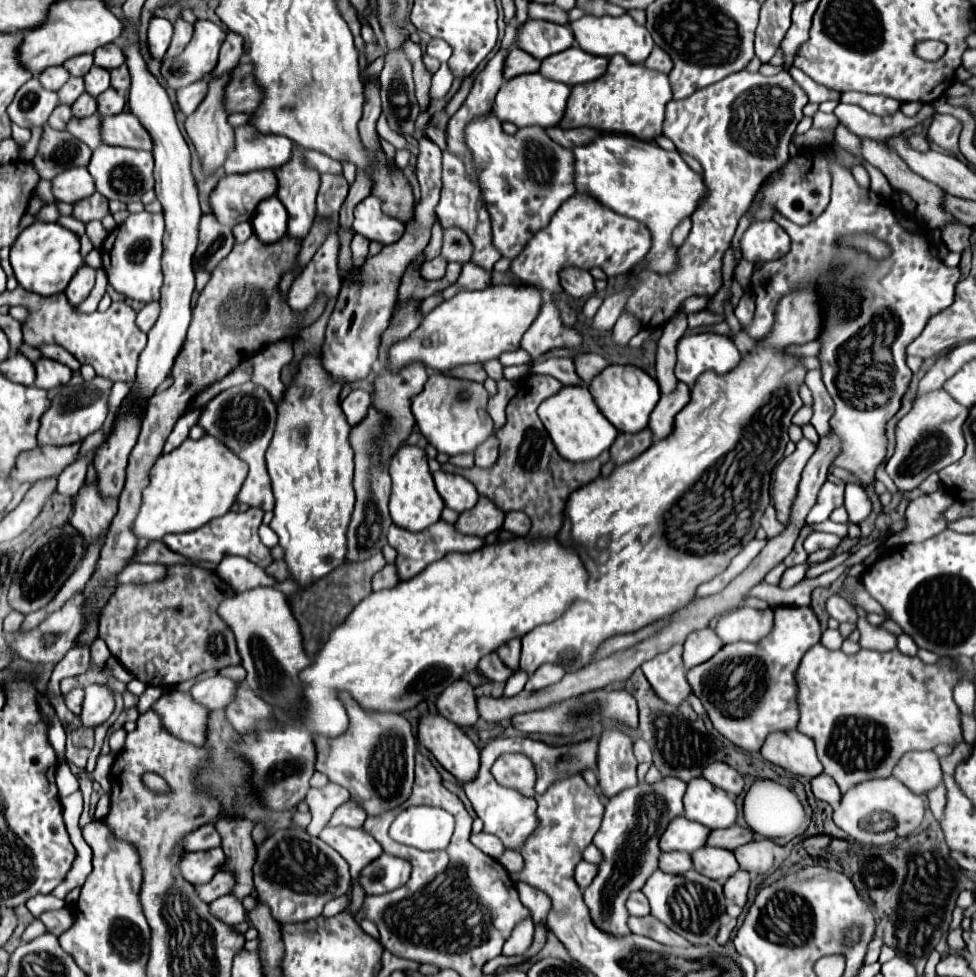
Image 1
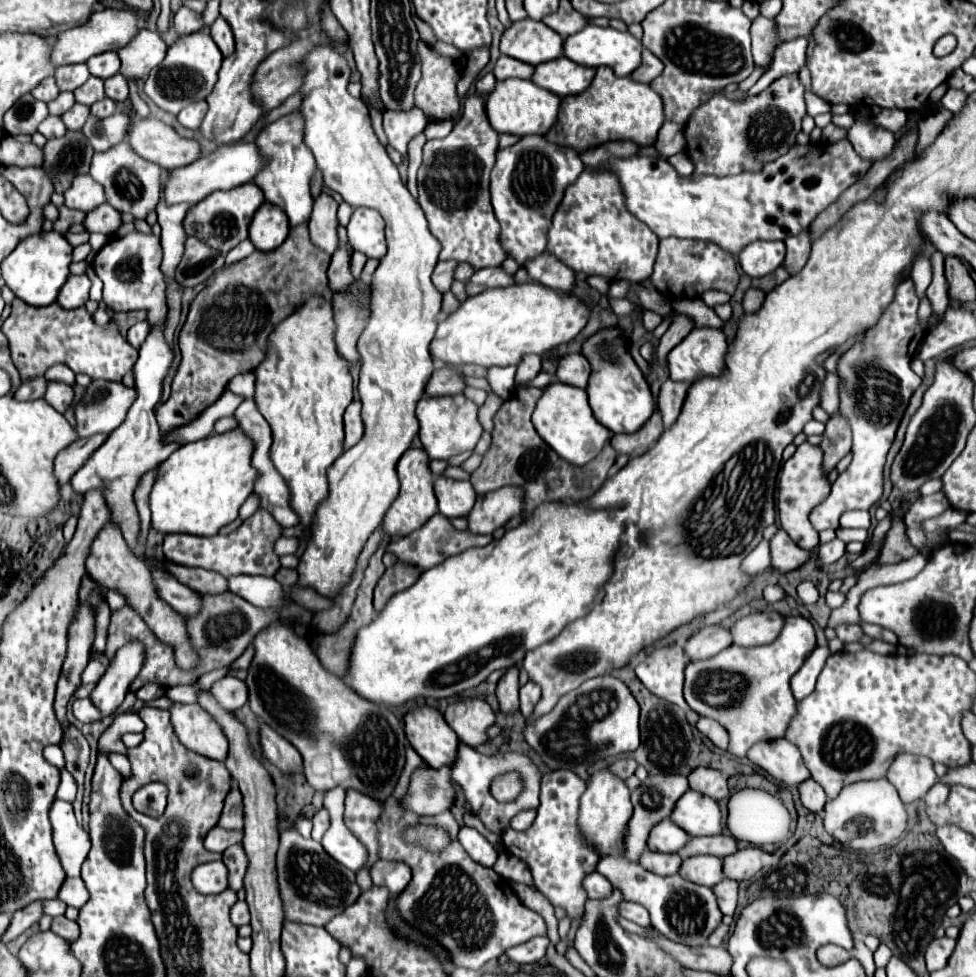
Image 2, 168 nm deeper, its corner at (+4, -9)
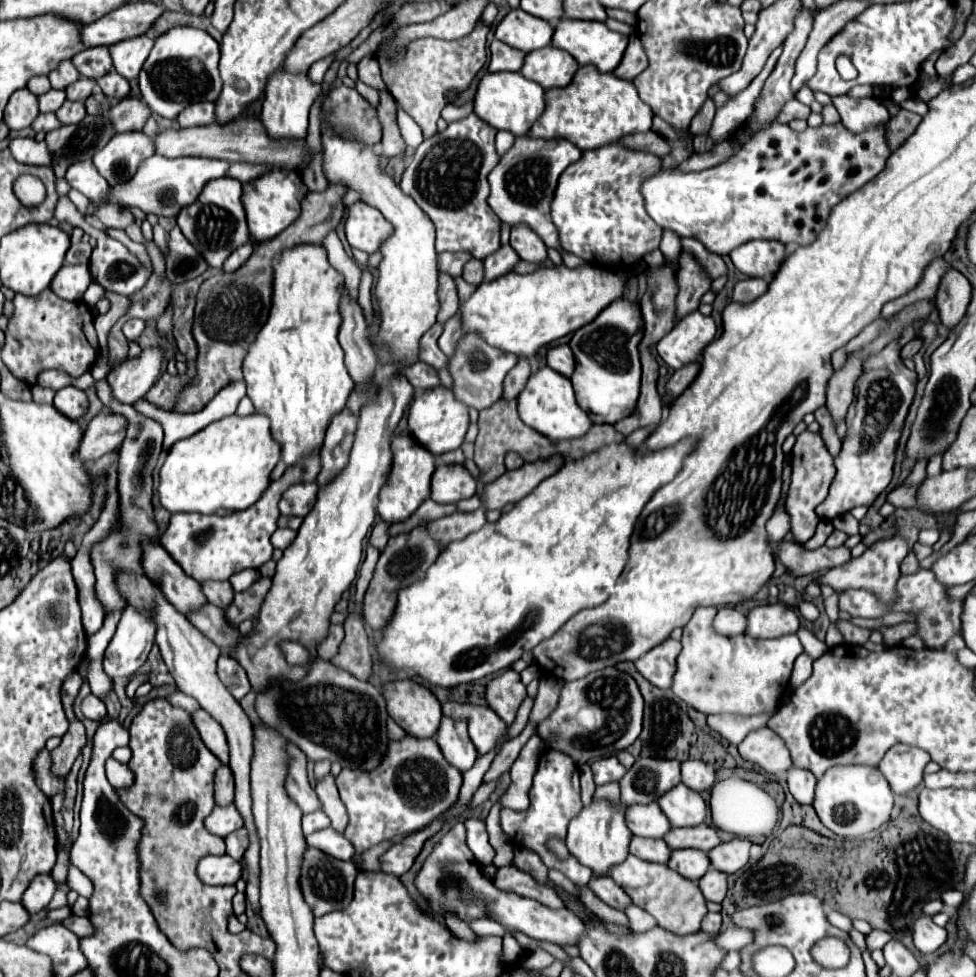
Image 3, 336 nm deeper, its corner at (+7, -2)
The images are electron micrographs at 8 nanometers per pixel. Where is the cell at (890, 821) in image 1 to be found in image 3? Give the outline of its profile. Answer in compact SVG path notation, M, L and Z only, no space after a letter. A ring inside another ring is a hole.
M835 765L827 769L817 781L815 799L811 805L827 829L845 839L857 839L889 821L893 809L893 793L877 767Z

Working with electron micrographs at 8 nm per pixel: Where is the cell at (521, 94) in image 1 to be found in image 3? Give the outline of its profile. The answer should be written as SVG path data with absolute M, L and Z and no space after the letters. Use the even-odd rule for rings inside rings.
M501 71L501 73L485 73L479 81L475 103L473 103L473 113L489 123L495 129L503 129L513 133L515 137L527 135L531 125L541 117L545 109L545 91L541 85L525 79L521 73L511 73L511 71Z

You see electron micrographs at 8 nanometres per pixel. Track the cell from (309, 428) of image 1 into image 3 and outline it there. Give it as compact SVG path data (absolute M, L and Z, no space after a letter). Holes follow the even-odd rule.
M295 245L293 249L283 249L275 257L275 261L273 261L273 299L271 299L271 313L269 313L269 319L263 325L263 329L257 333L257 339L249 347L249 353L247 353L245 361L243 361L243 375L245 375L245 383L247 383L247 397L253 401L255 411L257 413L265 413L271 419L271 433L281 443L281 449L283 449L283 457L281 459L285 461L285 465L299 463L303 457L311 455L315 449L319 449L323 445L325 429L327 429L331 417L337 415L345 407L345 401L347 401L347 397L349 397L349 393L353 389L351 377L349 377L347 367L345 367L345 353L343 353L343 347L339 345L339 339L337 339L339 325L341 325L341 313L339 313L341 285L343 285L343 275L335 267L331 267L331 263L327 259L327 251L325 251L323 245Z

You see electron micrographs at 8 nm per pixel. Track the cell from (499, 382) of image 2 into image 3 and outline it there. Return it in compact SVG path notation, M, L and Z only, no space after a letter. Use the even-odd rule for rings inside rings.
M467 333L467 337L461 337L457 341L455 353L449 357L449 363L447 363L447 369L453 377L451 391L459 401L463 401L469 407L475 407L477 411L489 409L495 401L501 399L503 379L517 365L517 361L519 361L517 355L511 355L511 353L491 347L477 333Z

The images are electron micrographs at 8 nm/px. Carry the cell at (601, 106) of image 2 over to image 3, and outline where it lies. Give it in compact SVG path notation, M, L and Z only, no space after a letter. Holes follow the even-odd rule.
M593 65L579 67L567 87L553 87L545 91L545 111L529 129L531 139L567 139L577 149L587 151L605 143L615 143L631 133L645 133L651 129L653 111L639 99L633 81L615 77L613 73L599 73Z

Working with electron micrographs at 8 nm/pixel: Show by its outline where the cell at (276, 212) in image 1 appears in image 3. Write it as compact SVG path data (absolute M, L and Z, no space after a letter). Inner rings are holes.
M271 169L265 175L257 177L243 185L243 209L247 215L247 225L253 241L267 241L287 229L301 213L301 199L309 189L305 187L297 171Z

